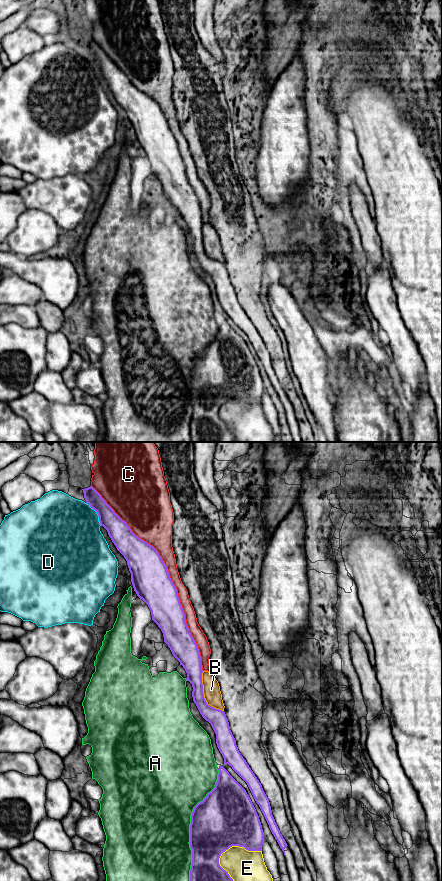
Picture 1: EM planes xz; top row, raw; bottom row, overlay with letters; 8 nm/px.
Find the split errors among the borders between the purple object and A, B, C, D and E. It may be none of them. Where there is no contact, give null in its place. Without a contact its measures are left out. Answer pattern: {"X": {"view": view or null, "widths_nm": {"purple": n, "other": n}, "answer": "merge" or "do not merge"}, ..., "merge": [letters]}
{"A": {"view": "xz", "widths_nm": {"purple": 440, "other": 500}, "answer": "do not merge"}, "B": {"view": "xz", "widths_nm": {"purple": 150, "other": 140}, "answer": "do not merge"}, "C": {"view": "xz", "widths_nm": {"purple": 300, "other": 140}, "answer": "do not merge"}, "D": {"view": "xz", "widths_nm": {"purple": 180, "other": 480}, "answer": "do not merge"}, "E": {"view": "xz", "widths_nm": {"purple": 460, "other": 260}, "answer": "do not merge"}, "merge": []}

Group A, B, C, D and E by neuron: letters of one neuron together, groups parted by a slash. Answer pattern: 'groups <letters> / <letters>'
groups A / B C / D / E

